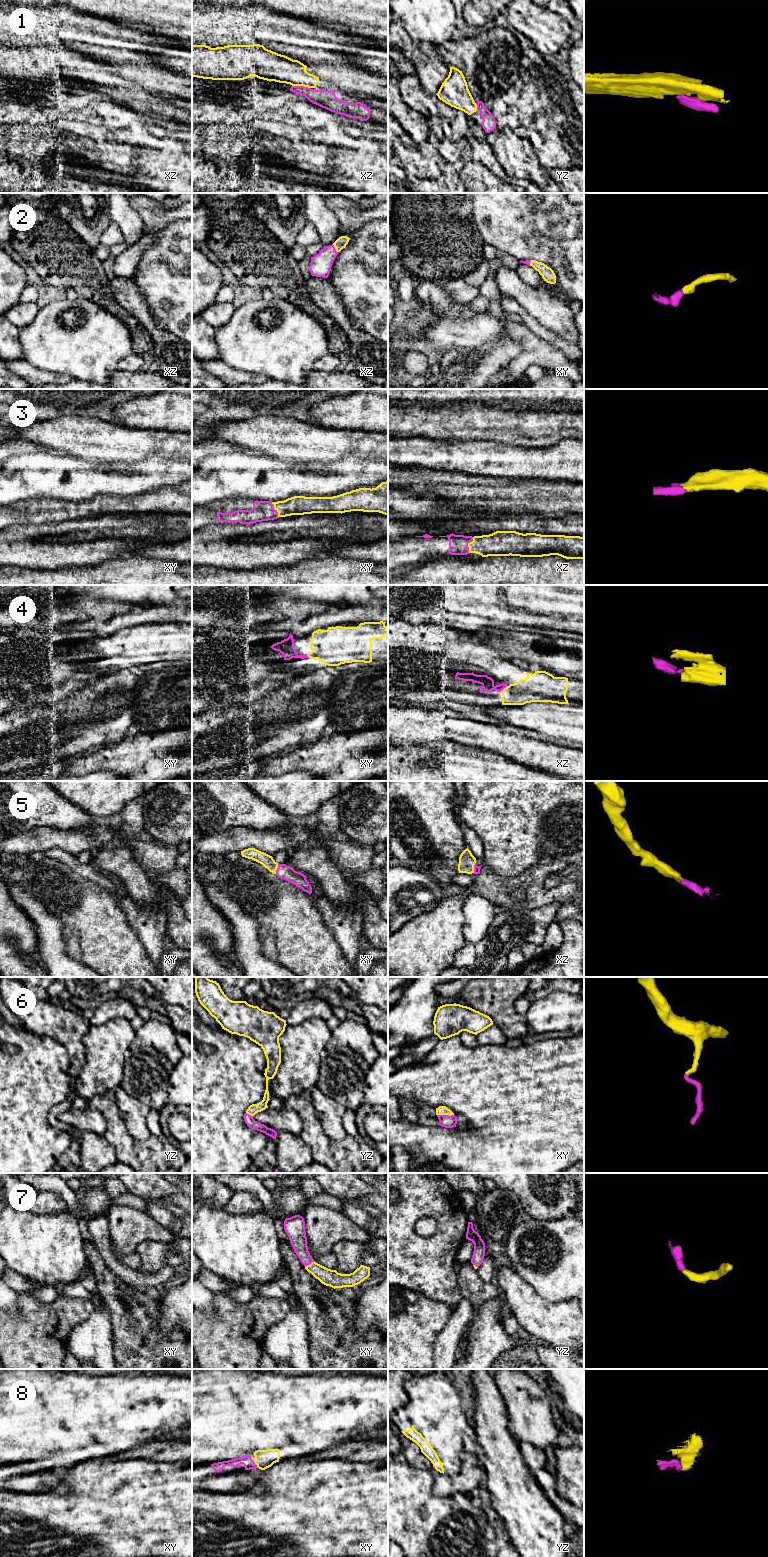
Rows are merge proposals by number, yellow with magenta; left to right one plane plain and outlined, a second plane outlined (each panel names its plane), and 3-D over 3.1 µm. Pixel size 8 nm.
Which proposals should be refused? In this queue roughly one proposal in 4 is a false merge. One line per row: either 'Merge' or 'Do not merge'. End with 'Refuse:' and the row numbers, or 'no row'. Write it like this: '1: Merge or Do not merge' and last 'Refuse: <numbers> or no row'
1: Merge
2: Merge
3: Merge
4: Merge
5: Merge
6: Merge
7: Merge
8: Merge
Refuse: no row

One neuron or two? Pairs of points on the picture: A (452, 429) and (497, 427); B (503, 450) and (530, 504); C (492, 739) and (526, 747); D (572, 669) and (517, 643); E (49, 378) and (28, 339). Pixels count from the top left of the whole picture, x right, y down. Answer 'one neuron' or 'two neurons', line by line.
A: one neuron
B: two neurons
C: one neuron
D: one neuron
E: two neurons

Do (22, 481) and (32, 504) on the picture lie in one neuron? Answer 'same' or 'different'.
different

